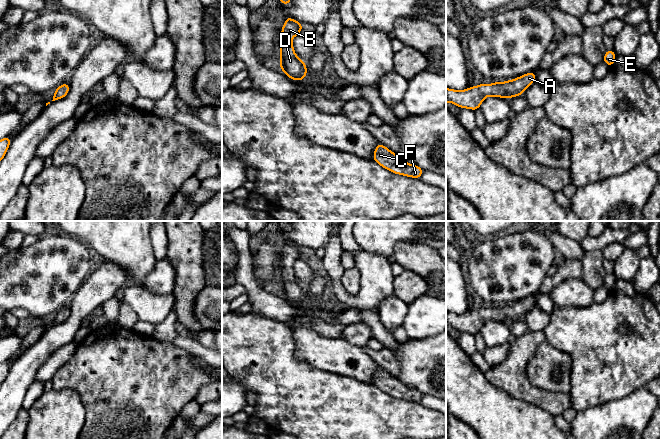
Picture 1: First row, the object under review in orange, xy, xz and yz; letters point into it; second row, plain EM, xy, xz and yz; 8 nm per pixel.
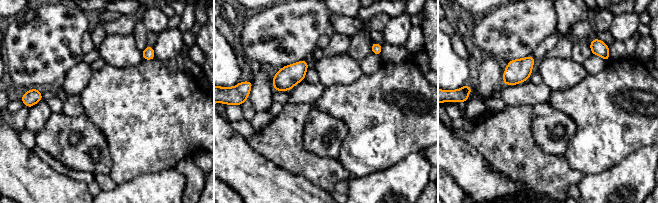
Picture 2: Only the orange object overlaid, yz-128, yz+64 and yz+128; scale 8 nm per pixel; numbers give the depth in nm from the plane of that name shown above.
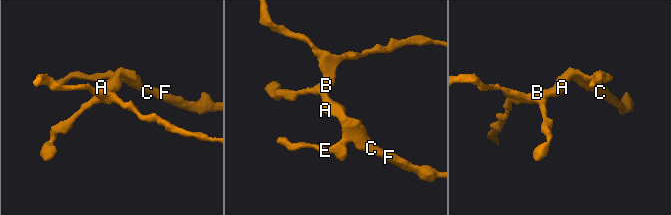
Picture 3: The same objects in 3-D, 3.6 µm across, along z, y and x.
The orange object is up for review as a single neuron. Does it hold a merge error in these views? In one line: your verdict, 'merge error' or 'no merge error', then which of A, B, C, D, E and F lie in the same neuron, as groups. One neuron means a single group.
no merge error; A B C D E F

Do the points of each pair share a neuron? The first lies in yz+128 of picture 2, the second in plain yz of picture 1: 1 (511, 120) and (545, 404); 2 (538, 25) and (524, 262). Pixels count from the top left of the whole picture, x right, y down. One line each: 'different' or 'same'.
1: same
2: same

